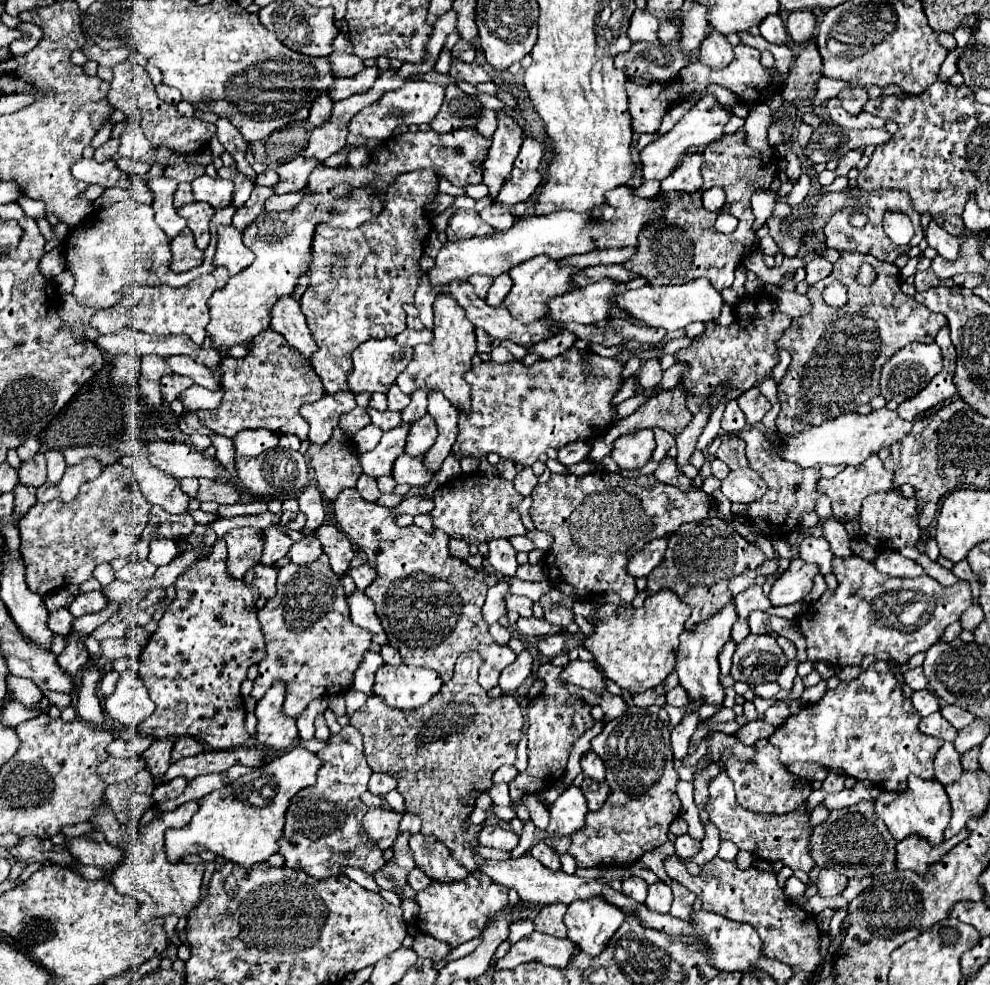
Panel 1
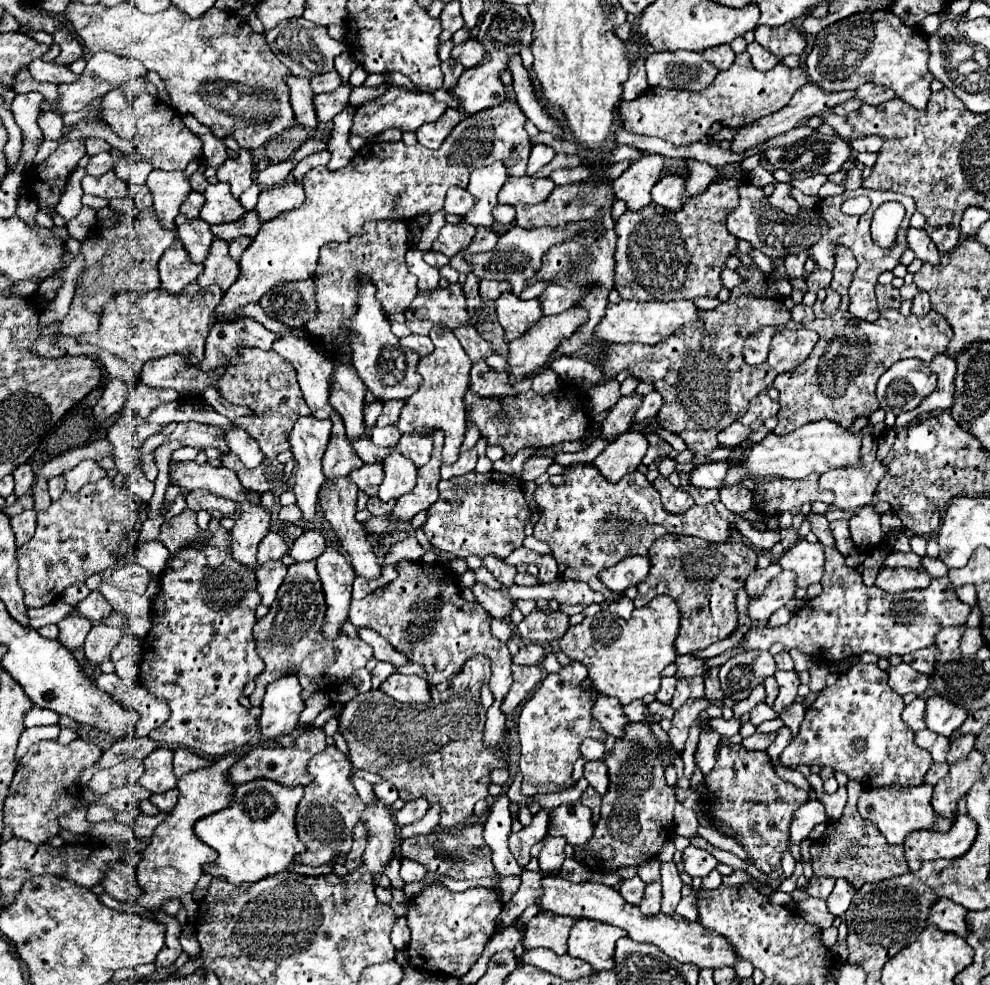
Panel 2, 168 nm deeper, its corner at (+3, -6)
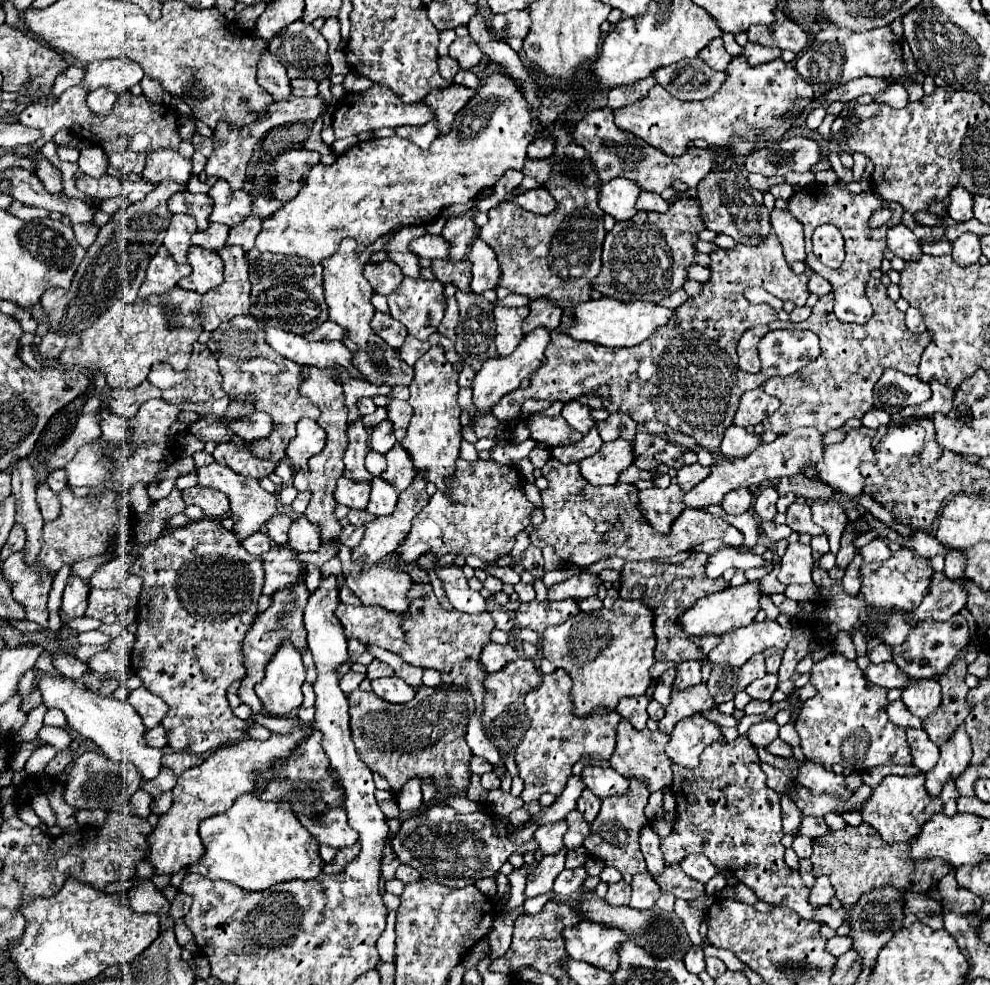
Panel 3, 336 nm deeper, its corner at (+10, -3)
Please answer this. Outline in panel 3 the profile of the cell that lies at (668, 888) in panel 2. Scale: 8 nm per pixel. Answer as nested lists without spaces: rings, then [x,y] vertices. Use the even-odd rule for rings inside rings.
[[[645,825],[645,829],[641,829],[641,841],[639,843],[641,843],[641,853],[645,857],[649,873],[653,873],[653,875],[663,873],[665,861],[663,861],[661,849],[659,849],[659,835],[649,825]]]

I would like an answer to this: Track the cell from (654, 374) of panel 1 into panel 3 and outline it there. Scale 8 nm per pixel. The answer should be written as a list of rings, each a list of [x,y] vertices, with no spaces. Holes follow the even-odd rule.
[[[593,427],[593,429],[589,431],[589,435],[585,435],[579,443],[575,443],[575,445],[565,445],[565,447],[563,447],[563,445],[553,447],[553,457],[555,457],[557,461],[561,461],[561,463],[571,463],[571,461],[579,463],[581,459],[595,455],[595,453],[599,451],[601,443],[603,443],[603,441],[601,441],[597,429]]]

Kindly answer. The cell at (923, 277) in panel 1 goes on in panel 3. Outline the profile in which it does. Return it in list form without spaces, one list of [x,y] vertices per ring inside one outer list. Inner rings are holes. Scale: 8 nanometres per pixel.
[[[909,307],[909,309],[907,309],[907,313],[905,313],[905,325],[907,325],[907,329],[909,329],[911,333],[915,333],[917,337],[919,337],[921,333],[925,333],[923,317],[921,317],[921,313],[919,313],[915,307]]]

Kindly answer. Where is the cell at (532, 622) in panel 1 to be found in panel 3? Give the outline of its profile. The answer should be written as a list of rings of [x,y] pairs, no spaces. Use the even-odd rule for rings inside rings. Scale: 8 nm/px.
[[[529,601],[521,603],[521,607],[515,611],[515,621],[519,627],[529,627],[537,635],[543,635],[543,631],[551,625],[561,625],[567,619],[575,617],[579,613],[579,605],[575,601]]]

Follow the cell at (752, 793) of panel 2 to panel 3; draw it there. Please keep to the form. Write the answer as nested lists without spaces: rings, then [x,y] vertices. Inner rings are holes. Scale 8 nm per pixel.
[[[739,737],[733,743],[709,745],[703,751],[697,769],[683,769],[675,763],[671,769],[677,821],[673,831],[661,839],[661,851],[667,865],[681,863],[687,855],[701,853],[709,857],[713,865],[729,871],[735,879],[745,883],[759,901],[771,903],[773,907],[789,907],[805,919],[815,917],[831,929],[839,929],[847,921],[845,907],[811,907],[807,901],[809,889],[799,873],[785,865],[785,847],[781,845],[781,795],[767,787],[757,751],[747,737]]]

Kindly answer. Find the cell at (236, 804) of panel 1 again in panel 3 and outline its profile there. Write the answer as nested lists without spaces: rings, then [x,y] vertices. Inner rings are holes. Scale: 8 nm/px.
[[[249,793],[237,797],[237,801],[225,813],[201,821],[199,835],[205,841],[205,857],[201,859],[201,863],[191,865],[188,868],[189,872],[201,873],[213,881],[235,883],[237,887],[247,889],[249,893],[265,891],[281,881],[313,879],[321,873],[321,867],[325,865],[325,861],[319,857],[319,841],[313,839],[311,833],[297,821],[289,805],[269,803]]]

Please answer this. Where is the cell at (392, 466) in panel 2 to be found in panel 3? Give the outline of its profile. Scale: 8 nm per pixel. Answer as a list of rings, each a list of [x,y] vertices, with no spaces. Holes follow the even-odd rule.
[[[381,477],[373,479],[373,487],[371,487],[371,499],[367,505],[367,513],[375,515],[375,517],[383,517],[393,513],[395,505],[397,505],[397,489],[393,485],[389,485],[387,481],[383,481]]]

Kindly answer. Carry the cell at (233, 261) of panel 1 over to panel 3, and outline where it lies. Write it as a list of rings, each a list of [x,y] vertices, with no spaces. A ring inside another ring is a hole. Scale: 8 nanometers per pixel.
[[[189,247],[187,261],[191,265],[191,275],[181,279],[177,285],[195,293],[207,293],[223,281],[223,261],[219,253],[207,251],[203,247]]]

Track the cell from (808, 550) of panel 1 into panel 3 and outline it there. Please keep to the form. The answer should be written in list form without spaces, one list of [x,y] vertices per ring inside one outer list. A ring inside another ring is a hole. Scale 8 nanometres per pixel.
[[[791,543],[781,557],[781,569],[779,569],[779,581],[783,585],[791,583],[809,583],[811,581],[811,545],[803,543]]]

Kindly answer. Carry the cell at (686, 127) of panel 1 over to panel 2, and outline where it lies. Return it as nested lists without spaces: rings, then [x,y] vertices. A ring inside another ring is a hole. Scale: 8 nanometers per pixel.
[[[646,152],[640,160],[630,164],[620,178],[614,180],[614,194],[620,200],[626,200],[628,208],[640,210],[652,202],[650,190],[662,174],[664,162],[668,158],[662,154]]]

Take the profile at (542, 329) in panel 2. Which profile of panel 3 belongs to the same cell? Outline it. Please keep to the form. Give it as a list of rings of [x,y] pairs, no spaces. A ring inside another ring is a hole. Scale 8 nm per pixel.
[[[535,329],[533,333],[523,337],[519,347],[509,357],[495,357],[495,359],[487,361],[483,365],[483,369],[475,375],[473,385],[471,385],[473,387],[475,413],[477,415],[489,415],[493,411],[493,407],[497,405],[497,401],[501,401],[501,397],[515,391],[523,379],[531,377],[539,369],[539,365],[543,363],[543,357],[545,357],[543,351],[545,351],[547,343],[549,343],[549,331],[547,329]]]

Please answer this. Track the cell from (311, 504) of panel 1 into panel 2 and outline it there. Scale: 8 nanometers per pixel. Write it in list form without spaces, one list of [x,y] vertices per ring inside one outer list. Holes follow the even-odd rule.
[[[302,416],[300,420],[296,420],[288,440],[290,440],[290,450],[296,458],[296,472],[294,472],[294,494],[296,494],[296,504],[302,510],[302,520],[308,524],[316,518],[318,512],[318,492],[320,486],[324,482],[324,472],[320,468],[322,464],[322,456],[326,452],[328,446],[328,436],[330,436],[330,428],[332,422],[330,420],[320,420],[316,416]]]

